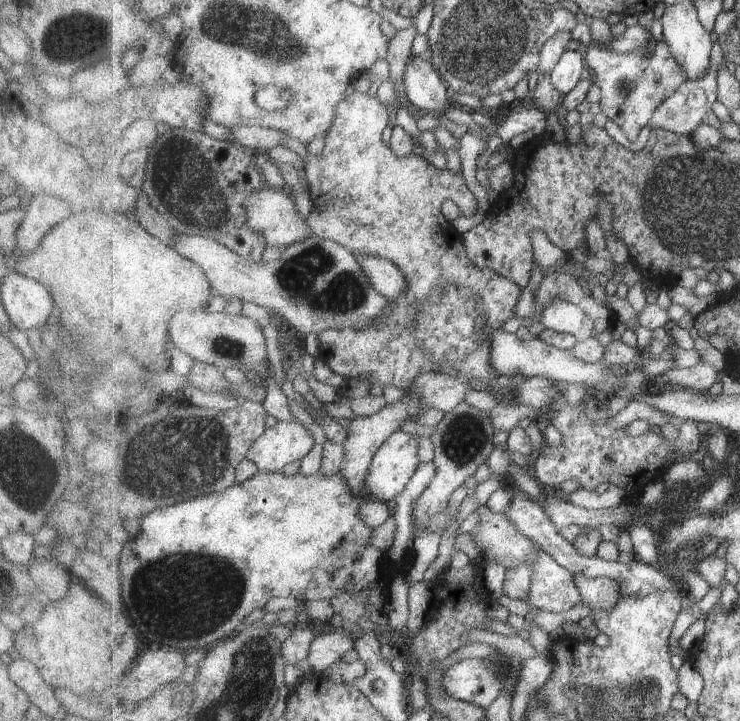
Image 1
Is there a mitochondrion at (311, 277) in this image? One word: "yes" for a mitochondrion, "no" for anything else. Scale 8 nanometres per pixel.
yes

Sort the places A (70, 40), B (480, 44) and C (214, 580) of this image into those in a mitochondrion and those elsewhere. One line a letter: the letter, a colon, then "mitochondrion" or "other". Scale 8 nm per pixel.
A: mitochondrion
B: mitochondrion
C: mitochondrion

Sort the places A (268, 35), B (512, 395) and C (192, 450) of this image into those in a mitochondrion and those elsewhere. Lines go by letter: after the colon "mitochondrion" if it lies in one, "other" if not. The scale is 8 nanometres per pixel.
A: mitochondrion
B: other
C: mitochondrion

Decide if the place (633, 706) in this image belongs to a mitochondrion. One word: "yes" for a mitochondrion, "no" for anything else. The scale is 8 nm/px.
yes

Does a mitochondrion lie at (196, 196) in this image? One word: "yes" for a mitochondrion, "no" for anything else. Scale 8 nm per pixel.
yes

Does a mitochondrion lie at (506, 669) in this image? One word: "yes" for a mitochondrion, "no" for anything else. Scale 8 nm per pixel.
no

